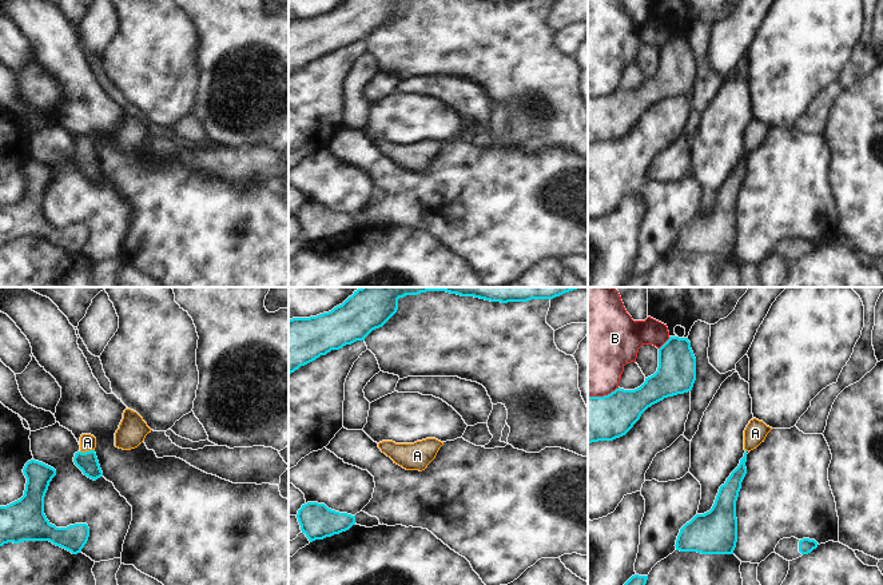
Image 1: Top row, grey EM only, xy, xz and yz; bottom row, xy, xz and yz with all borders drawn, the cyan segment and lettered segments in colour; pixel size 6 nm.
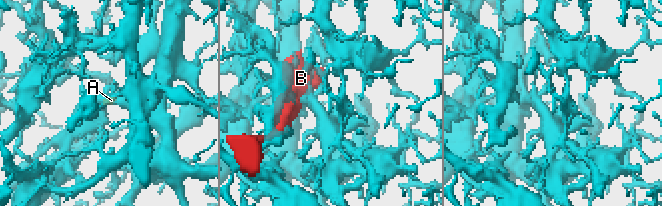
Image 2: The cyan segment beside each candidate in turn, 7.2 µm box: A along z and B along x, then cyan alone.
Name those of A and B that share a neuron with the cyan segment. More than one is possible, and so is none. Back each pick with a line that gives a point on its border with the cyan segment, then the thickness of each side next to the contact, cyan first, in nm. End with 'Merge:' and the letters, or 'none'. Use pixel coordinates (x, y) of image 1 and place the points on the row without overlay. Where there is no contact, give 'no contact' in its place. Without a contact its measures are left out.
A: contact xy (87, 152); calibres 120 and 100 nm
Merge: A

